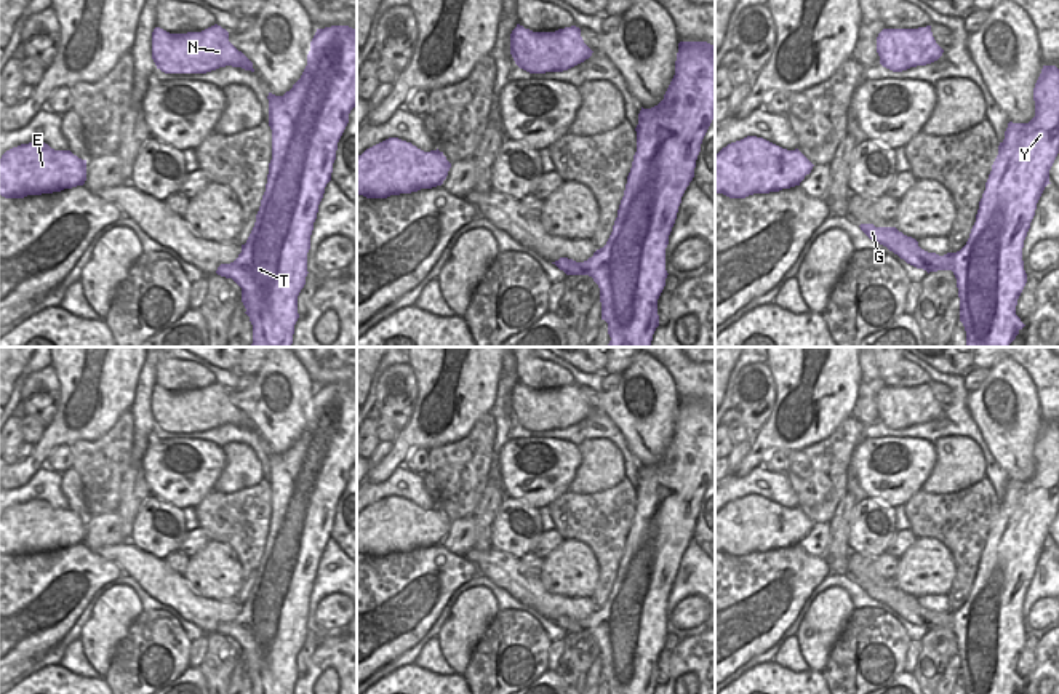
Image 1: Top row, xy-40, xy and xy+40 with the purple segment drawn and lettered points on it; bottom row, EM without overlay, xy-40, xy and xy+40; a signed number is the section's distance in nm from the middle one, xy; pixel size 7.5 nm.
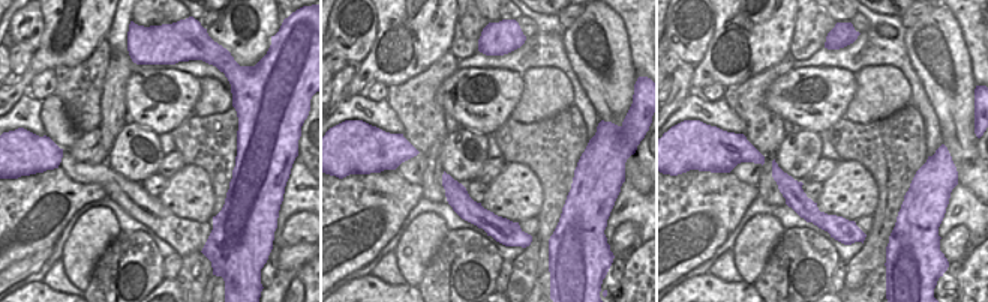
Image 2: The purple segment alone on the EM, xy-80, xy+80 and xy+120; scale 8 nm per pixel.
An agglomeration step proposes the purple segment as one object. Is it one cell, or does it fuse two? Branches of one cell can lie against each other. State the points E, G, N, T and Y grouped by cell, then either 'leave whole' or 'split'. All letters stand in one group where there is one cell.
groups E G N T Y; leave whole

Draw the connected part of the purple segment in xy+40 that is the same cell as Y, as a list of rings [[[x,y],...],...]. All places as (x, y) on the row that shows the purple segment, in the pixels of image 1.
[[[1043,66],[1033,88],[1035,117],[1029,123],[1008,123],[1005,139],[985,182],[976,222],[966,245],[957,253],[939,256],[918,246],[918,241],[896,227],[861,224],[875,243],[886,246],[907,264],[928,273],[952,270],[960,297],[960,321],[966,331],[966,347],[1009,347],[1025,326],[1016,315],[1017,299],[1027,283],[1022,248],[1037,203],[1049,182],[1049,170],[1059,154],[1059,69]]]

